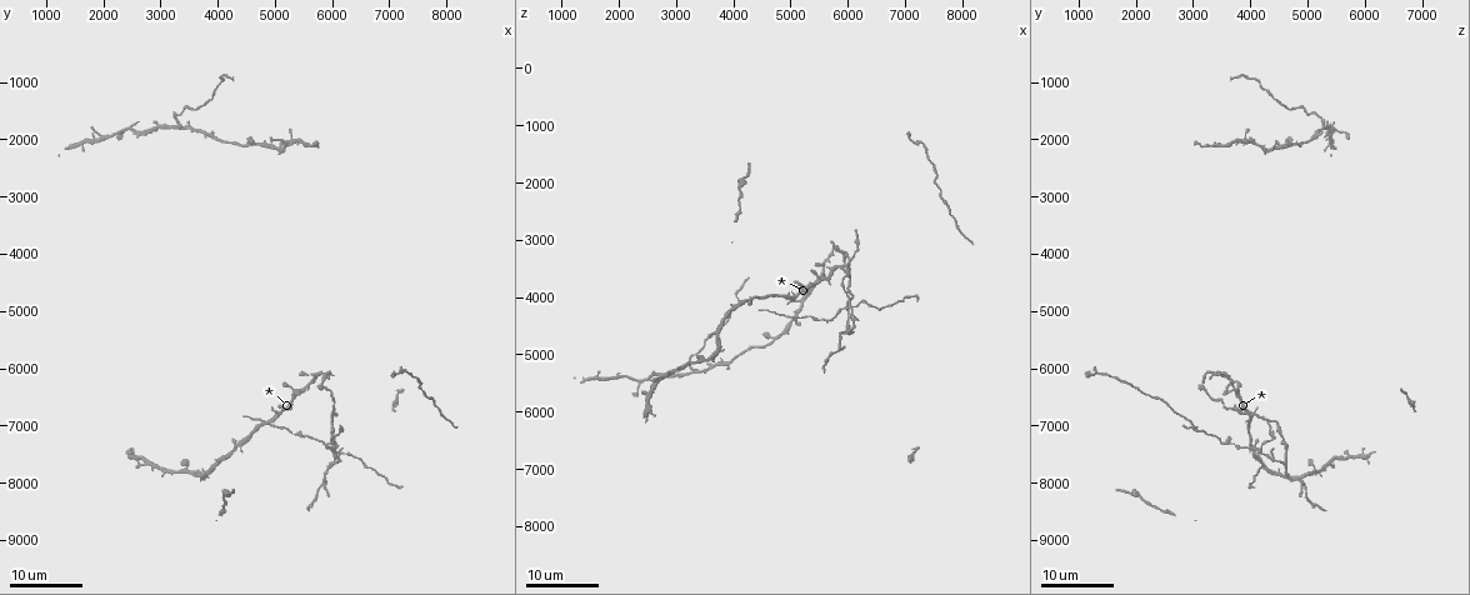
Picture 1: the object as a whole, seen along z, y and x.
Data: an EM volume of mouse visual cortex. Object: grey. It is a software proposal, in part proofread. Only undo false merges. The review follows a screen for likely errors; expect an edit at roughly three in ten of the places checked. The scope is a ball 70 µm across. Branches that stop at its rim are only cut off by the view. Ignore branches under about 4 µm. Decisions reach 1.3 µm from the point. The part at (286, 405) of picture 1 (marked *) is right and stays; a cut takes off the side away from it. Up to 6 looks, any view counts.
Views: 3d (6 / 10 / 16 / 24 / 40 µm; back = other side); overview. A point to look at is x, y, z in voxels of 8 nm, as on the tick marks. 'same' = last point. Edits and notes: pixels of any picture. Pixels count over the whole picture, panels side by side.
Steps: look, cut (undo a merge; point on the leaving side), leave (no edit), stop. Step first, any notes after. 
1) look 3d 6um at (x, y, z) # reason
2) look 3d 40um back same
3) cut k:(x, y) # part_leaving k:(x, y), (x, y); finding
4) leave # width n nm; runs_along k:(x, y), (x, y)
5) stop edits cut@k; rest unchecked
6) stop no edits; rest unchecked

look 3d 16um at (3250, 1700, 5250) # three-way junction

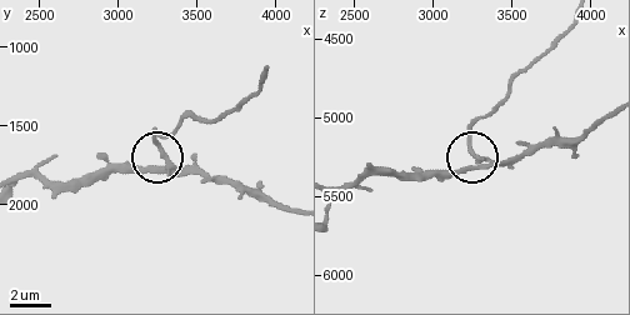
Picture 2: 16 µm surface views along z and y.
look 3d 6um at (3300, 1720, 5280) # closer look

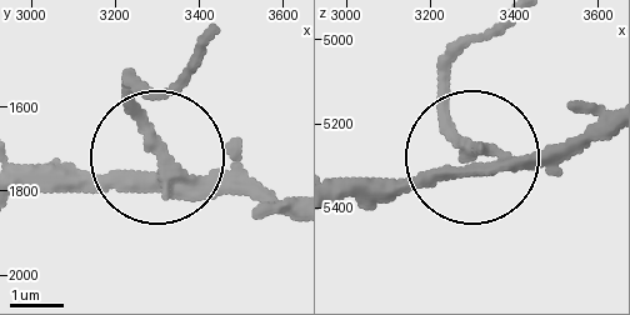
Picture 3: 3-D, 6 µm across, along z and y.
cut 3:(139, 118) # width 240 nm; part_leaving 3:(189, 176), (140, 119), (135, 79), (163, 88), (189, 74); a second neuron is stuck on

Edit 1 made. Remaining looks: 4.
look 3d 24um at (4000, 2000, 5050) # thick turns thin

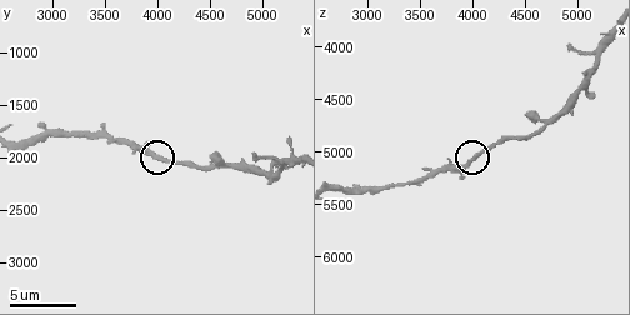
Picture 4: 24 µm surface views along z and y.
look 3d 10um at (3960, 1960, 5080)

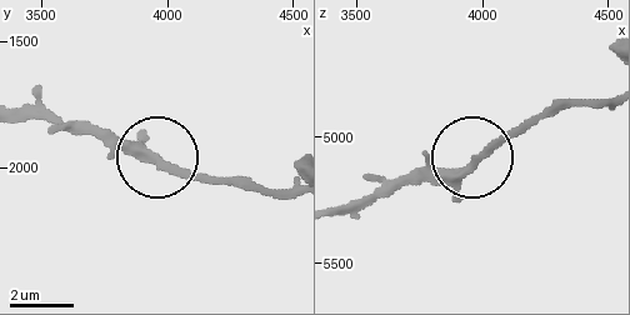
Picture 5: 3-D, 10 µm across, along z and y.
leave # arms 3; continuous, no second neuron

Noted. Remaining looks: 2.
look 3d 6um at (5100, 2160, 4340) # arms part here

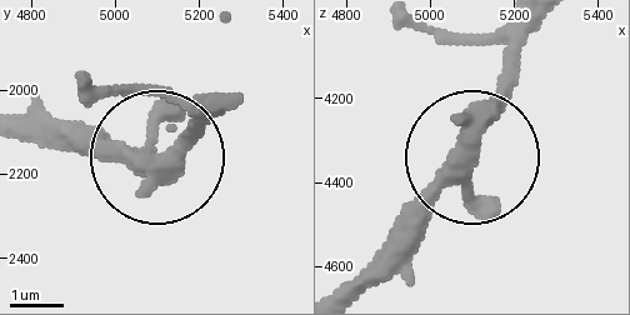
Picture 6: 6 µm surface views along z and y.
look 3d 6um back at (5085, 2185, 4320)

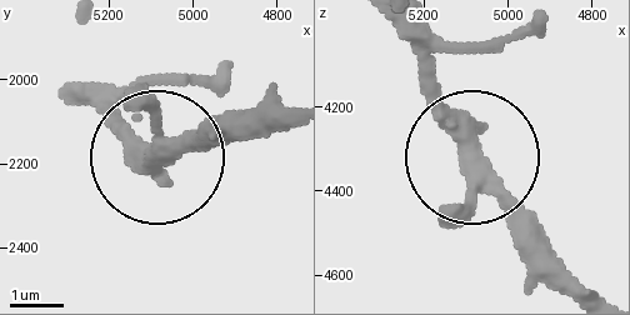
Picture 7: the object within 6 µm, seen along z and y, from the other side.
leave # side_arm 12 um; arms 3; one neuron here

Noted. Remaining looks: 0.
stop edits cut@3; rest unchecked

